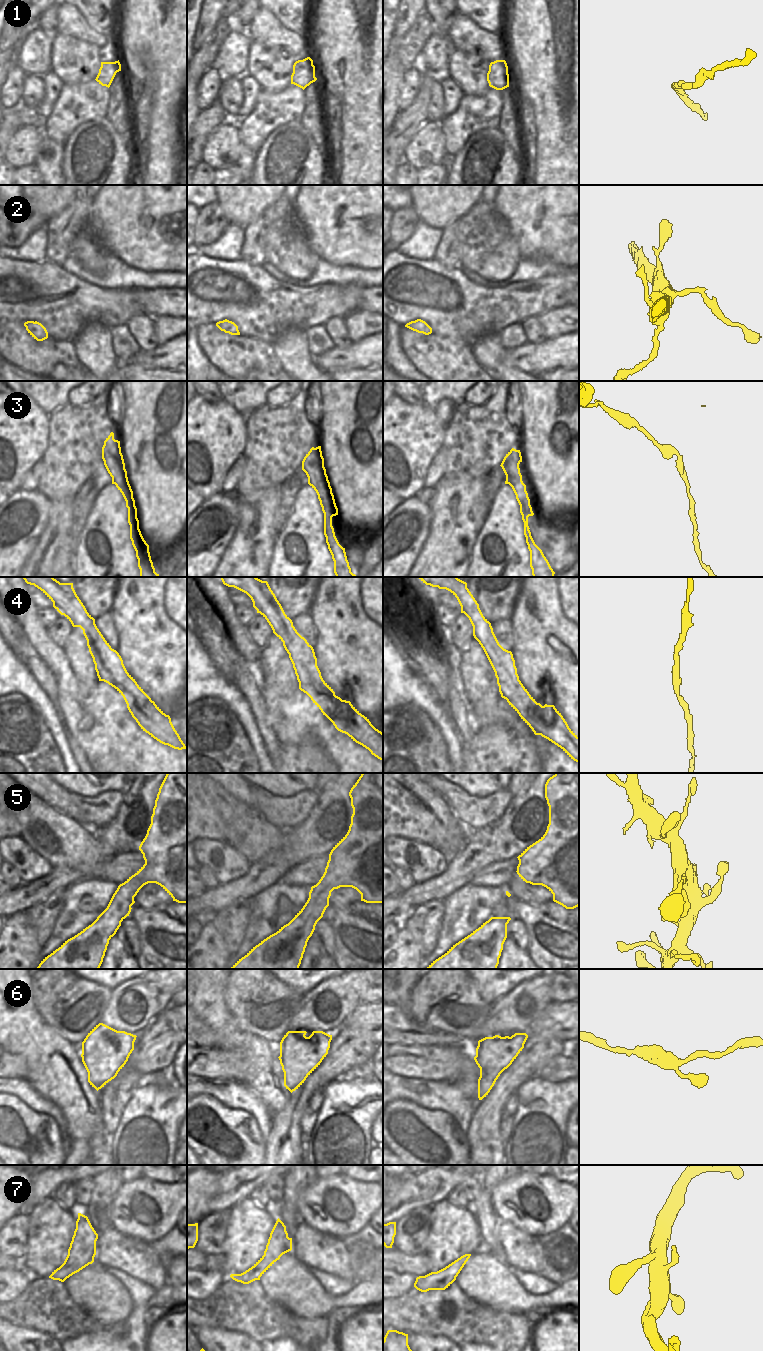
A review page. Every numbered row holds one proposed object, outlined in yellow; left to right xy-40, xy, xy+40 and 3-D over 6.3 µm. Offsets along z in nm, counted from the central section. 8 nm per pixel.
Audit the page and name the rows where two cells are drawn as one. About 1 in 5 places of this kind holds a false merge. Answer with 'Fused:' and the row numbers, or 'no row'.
Fused: 2

